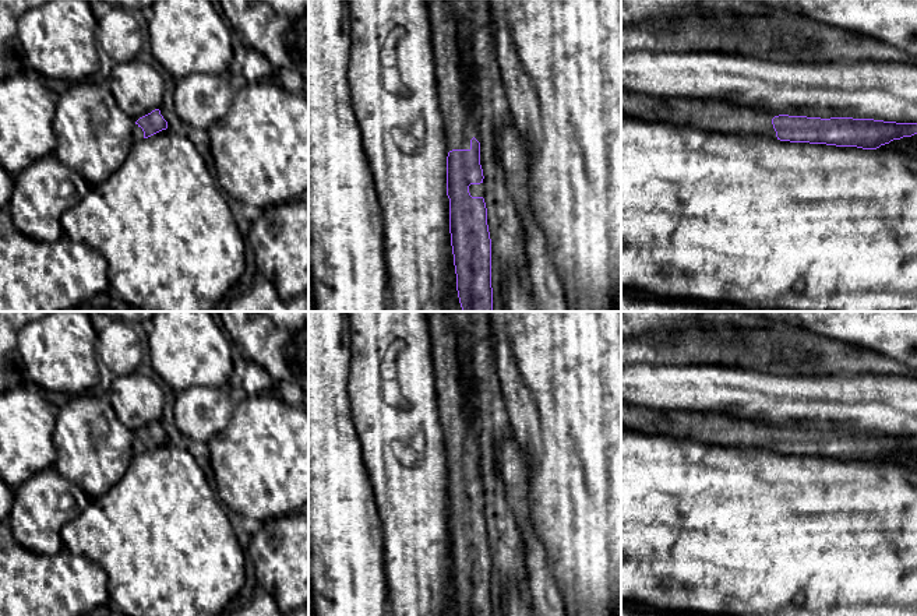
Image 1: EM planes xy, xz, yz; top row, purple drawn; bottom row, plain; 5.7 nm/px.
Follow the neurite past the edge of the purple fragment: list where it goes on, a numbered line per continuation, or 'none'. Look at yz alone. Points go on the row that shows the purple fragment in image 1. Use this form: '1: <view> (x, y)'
1: yz (712, 115)

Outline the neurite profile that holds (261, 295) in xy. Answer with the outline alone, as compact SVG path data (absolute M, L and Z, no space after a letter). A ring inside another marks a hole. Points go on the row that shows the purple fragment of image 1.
M255 275L247 291L232 300L226 311L308 311L308 295L282 300L268 279Z

